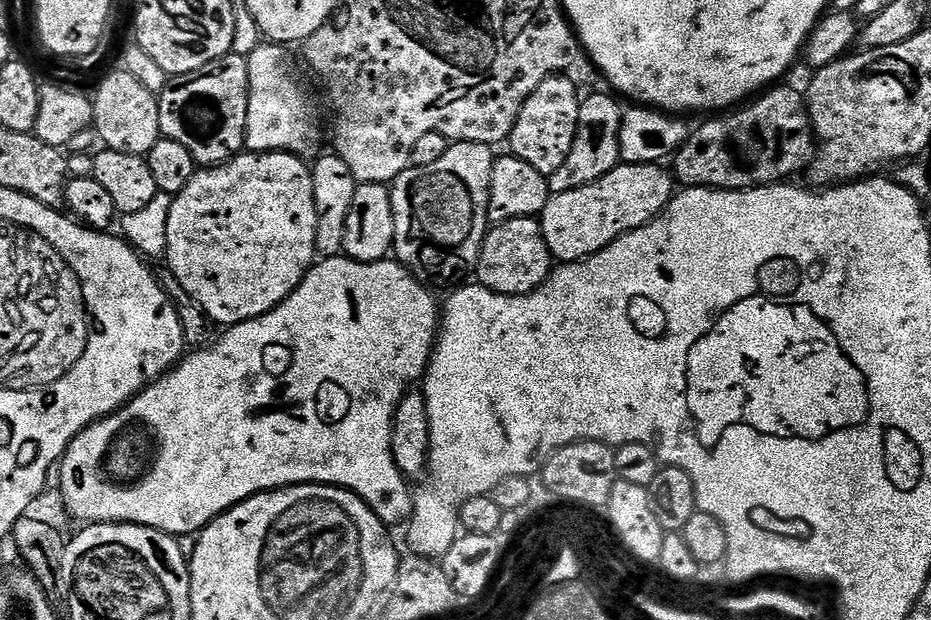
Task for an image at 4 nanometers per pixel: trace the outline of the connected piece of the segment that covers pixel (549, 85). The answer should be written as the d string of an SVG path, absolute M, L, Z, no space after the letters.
M557 74L545 78L542 86L530 94L516 115L510 137L511 155L522 158L522 162L530 162L534 170L546 177L552 176L554 170L566 162L566 154L570 154L570 146L574 146L574 134L578 130L581 97L576 96L576 84L570 77L568 74Z

